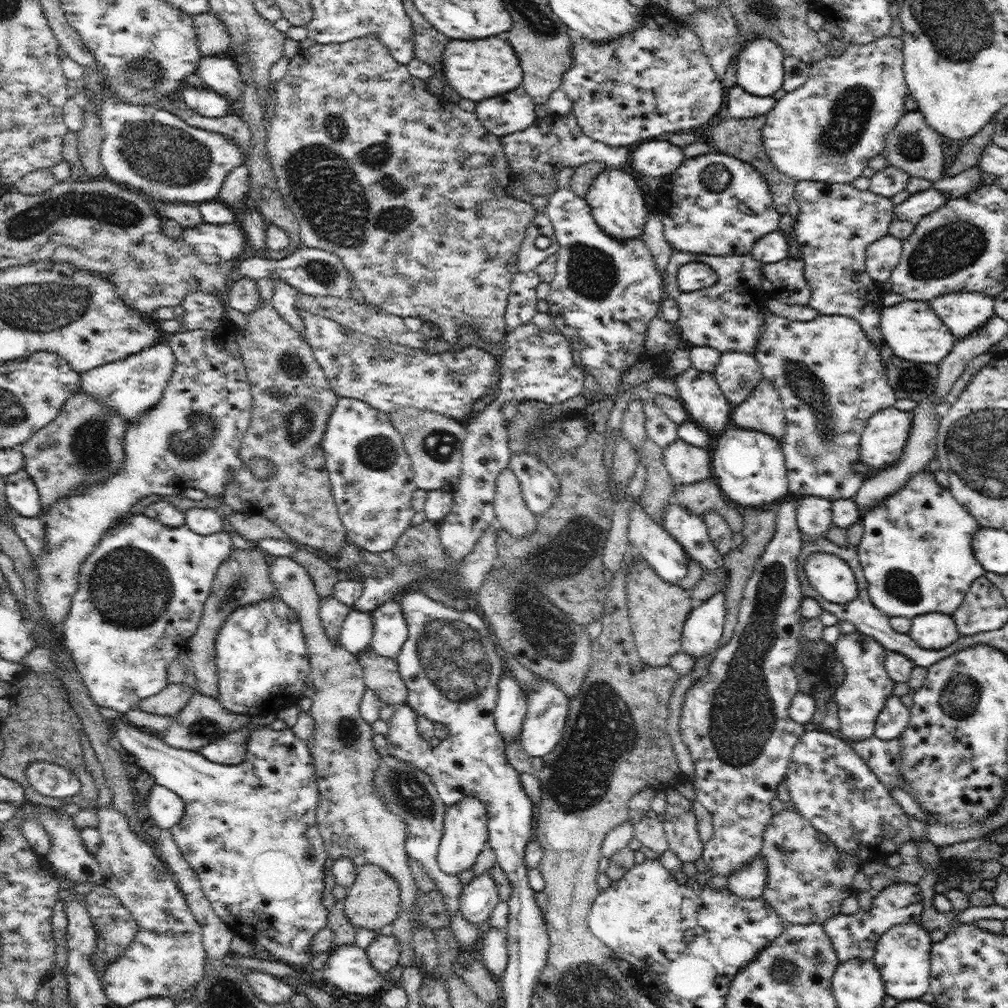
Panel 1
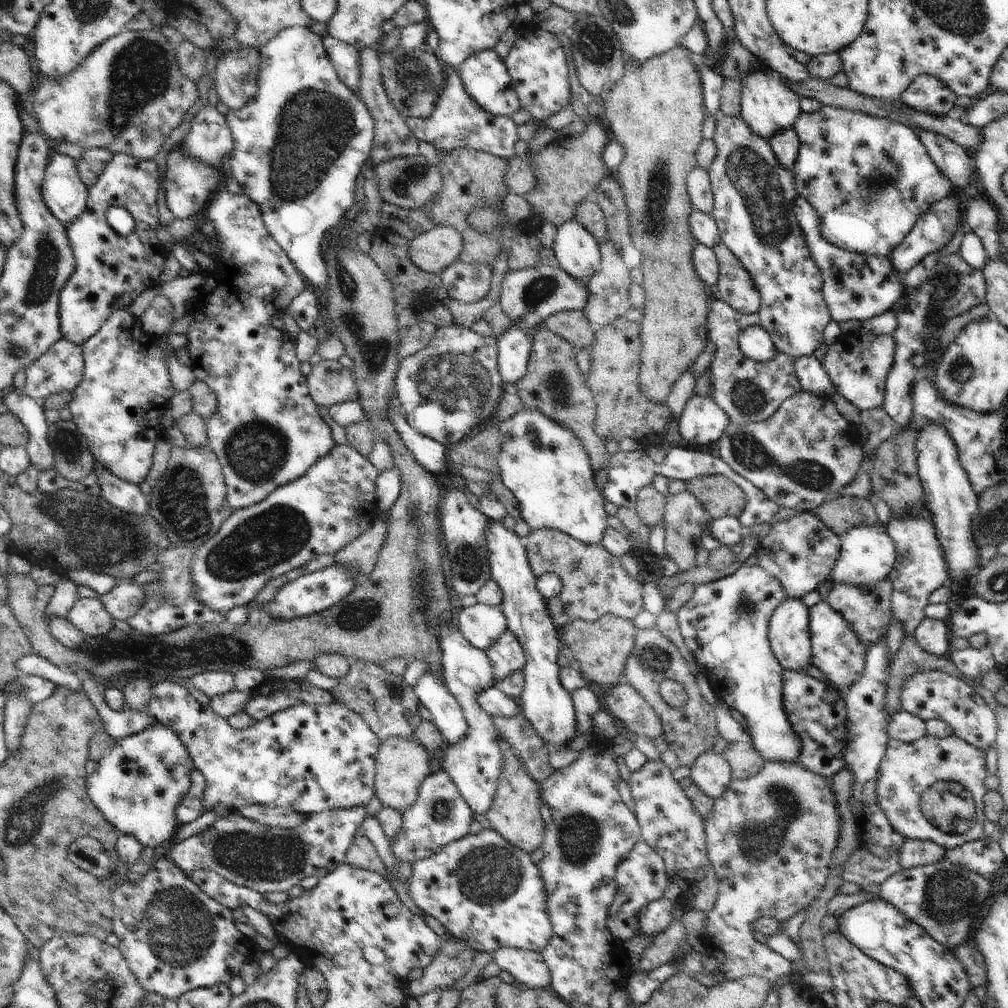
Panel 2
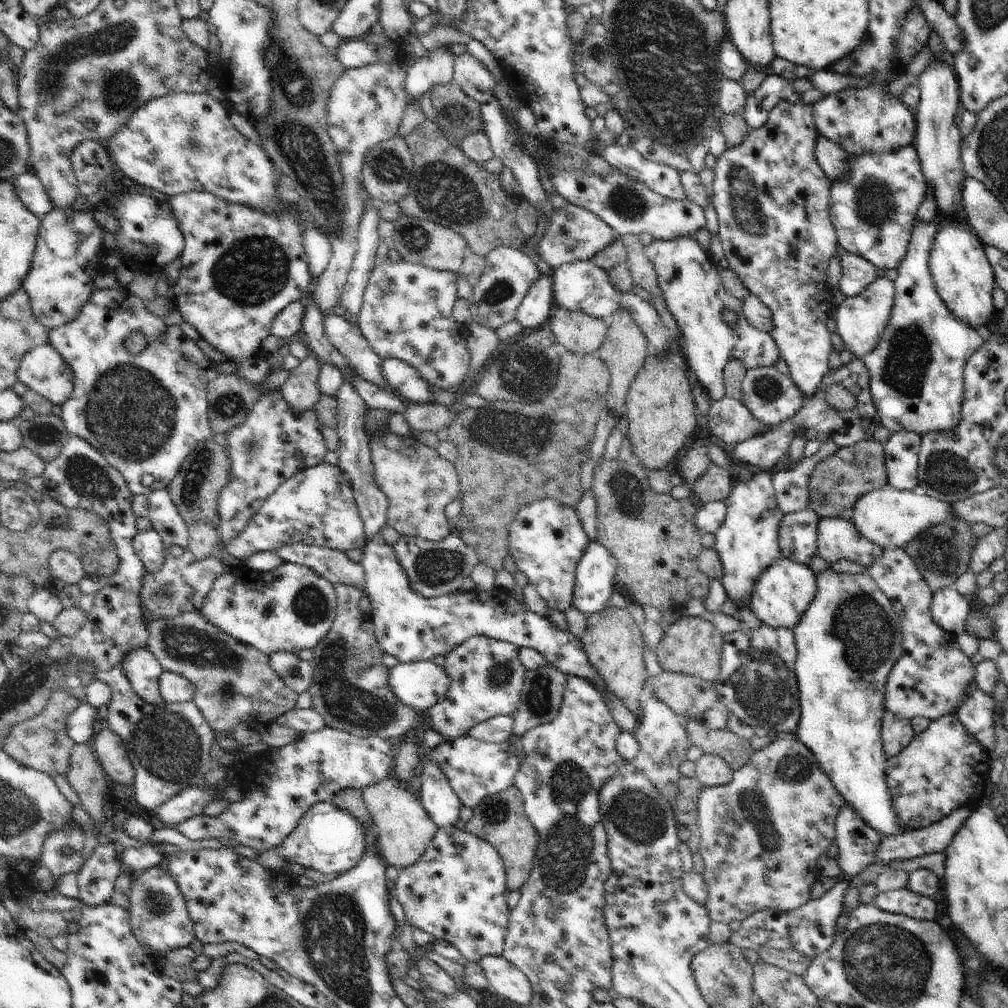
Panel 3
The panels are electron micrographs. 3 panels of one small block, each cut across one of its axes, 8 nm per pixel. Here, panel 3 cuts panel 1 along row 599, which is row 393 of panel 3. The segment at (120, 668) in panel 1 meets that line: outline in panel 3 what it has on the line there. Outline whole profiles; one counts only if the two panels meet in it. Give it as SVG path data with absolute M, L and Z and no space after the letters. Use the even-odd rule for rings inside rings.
M127 288L98 289L76 320L49 331L49 343L60 352L74 375L74 390L61 405L59 417L71 435L86 440L120 470L133 495L166 489L176 478L188 454L199 442L206 442L214 435L207 415L206 388L219 375L218 364L204 356L198 344L183 333L180 325L166 326L162 319L148 312L144 300ZM134 332L144 334L148 342L146 350L140 354L132 354L124 346Z

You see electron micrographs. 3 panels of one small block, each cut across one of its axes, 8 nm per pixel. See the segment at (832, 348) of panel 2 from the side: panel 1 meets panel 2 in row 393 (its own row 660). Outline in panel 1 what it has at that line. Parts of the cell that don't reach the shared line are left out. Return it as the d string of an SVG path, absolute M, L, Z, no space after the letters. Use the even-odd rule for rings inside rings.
M858 630L841 634L833 647L835 656L842 662L846 672L846 677L832 698L838 707L840 717L840 729L837 734L848 742L862 742L874 736L876 720L894 692L895 682L885 669L888 650L874 638Z

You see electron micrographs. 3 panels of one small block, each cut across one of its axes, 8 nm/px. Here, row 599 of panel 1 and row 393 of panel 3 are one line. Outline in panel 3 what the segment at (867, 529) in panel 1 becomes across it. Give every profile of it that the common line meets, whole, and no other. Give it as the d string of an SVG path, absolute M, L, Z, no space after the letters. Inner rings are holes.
M914 220L908 252L897 268L898 277L893 281L896 296L888 328L878 340L876 350L872 350L863 360L870 372L872 400L878 410L881 425L891 435L896 432L918 432L923 437L938 430L956 430L960 424L960 410L964 400L964 364L984 344L985 337L954 316L938 296L928 262L939 223L938 220Z

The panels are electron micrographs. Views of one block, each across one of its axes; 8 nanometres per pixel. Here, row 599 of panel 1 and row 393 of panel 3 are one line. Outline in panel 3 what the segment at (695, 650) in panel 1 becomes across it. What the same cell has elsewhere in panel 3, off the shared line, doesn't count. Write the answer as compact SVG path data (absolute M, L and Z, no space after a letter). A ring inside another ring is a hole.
M682 236L676 240L656 240L645 246L644 254L653 262L658 276L658 284L668 310L674 316L676 324L680 329L682 336L683 354L686 356L689 370L696 376L696 380L704 386L704 392L708 392L711 404L722 400L725 395L725 384L723 383L724 366L730 359L740 360L747 369L755 369L758 367L772 367L777 366L781 356L776 342L768 332L762 332L744 318L742 314L743 300L738 300L734 296L730 296L724 288L721 274L716 269L713 262L713 257L710 252L704 252L700 248L698 241ZM724 310L732 310L739 320L736 326L728 326L722 312Z

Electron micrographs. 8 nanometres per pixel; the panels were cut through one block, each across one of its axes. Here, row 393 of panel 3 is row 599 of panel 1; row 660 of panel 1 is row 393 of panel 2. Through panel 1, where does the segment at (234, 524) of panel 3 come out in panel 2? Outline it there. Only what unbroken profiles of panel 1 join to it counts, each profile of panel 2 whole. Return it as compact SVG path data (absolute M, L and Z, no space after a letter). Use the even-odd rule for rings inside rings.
M222 186L216 191L206 206L205 214L214 224L217 235L214 237L218 243L219 252L212 258L217 262L218 268L210 272L207 284L204 285L198 293L196 300L198 312L195 319L191 321L187 335L187 349L190 357L190 368L198 373L198 378L208 384L212 390L216 391L217 409L216 412L207 421L207 440L206 447L216 453L220 461L225 485L227 488L226 498L228 504L234 509L248 508L249 506L262 502L269 494L272 494L278 487L284 486L289 482L298 480L315 462L318 462L323 456L332 450L335 445L332 439L332 429L318 413L318 405L311 397L307 380L300 373L301 362L297 359L295 351L295 340L292 339L284 330L278 330L271 325L269 321L272 315L282 314L295 298L307 286L304 275L298 270L298 267L292 262L292 259L280 248L280 245L272 238L272 235L265 227L262 215L258 205L243 192L241 195L234 195L227 191L226 186Z

